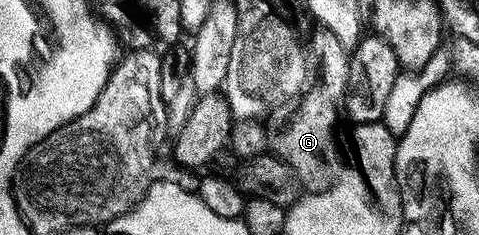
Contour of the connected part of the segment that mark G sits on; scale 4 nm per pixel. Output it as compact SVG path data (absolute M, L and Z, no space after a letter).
M317 30L313 36L313 54L311 50L312 59L317 59L317 73L315 71L312 73L311 79L297 104L301 105L298 106L297 113L290 118L289 125L279 129L278 132L274 131L271 136L272 155L276 156L278 160L287 162L287 166L291 166L291 170L295 170L299 174L301 185L304 191L309 194L331 191L341 181L341 174L347 167L347 161L341 157L341 144L337 141L337 127L341 124L341 116L343 120L345 95L349 93L350 55L351 52L339 42L333 33Z

